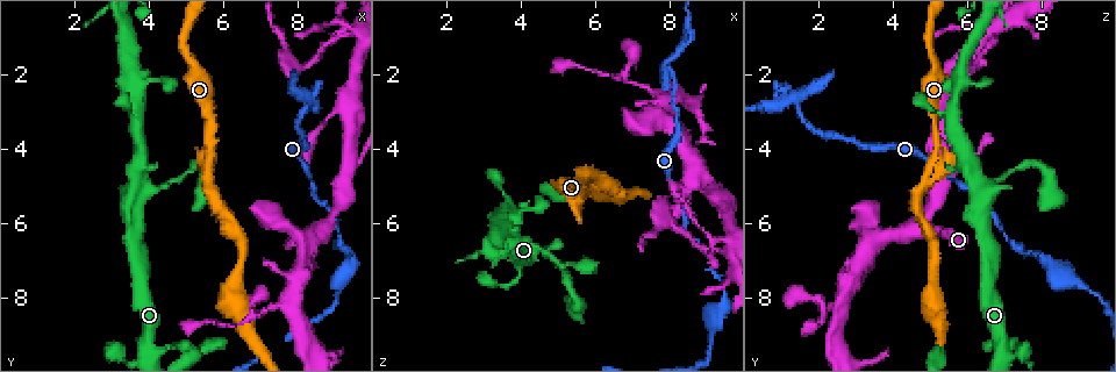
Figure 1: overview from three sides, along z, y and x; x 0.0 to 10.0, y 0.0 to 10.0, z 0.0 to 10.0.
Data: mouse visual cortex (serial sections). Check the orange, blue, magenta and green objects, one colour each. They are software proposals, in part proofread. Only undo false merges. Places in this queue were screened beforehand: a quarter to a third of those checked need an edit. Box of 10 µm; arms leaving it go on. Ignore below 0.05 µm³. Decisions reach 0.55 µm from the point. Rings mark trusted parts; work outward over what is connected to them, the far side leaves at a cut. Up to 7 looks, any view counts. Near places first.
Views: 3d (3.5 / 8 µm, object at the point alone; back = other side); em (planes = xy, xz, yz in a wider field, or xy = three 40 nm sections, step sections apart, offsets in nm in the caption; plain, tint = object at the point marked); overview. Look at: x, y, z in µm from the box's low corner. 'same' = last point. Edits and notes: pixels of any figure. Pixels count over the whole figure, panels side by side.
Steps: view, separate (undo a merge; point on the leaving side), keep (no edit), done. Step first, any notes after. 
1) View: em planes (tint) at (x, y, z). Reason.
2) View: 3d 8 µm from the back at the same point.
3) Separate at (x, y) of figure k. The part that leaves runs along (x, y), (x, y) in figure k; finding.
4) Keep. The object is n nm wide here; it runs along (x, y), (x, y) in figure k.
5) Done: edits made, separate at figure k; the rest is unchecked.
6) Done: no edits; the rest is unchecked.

View: 3d 8 µm at (9.35, 0.95, 6.70). Thick turns thin.

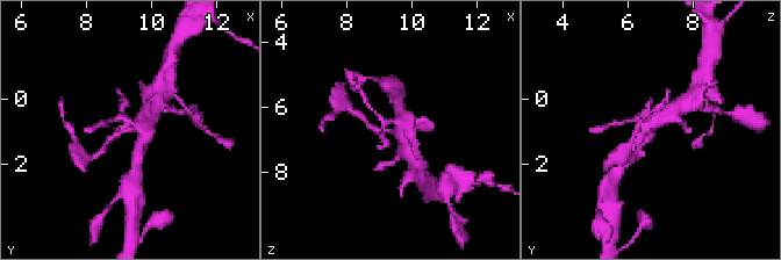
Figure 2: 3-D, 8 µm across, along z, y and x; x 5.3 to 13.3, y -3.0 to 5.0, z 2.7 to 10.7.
View: 3d 3.5 µm at the same point.

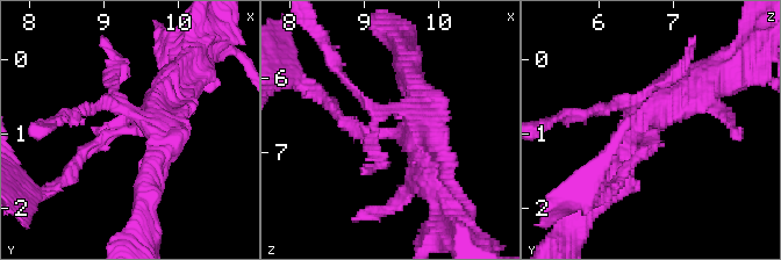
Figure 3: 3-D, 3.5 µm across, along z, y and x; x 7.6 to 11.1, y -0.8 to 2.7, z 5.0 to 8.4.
View: em xy step 5 (tint) at (9.40, 0.90, 6.75).

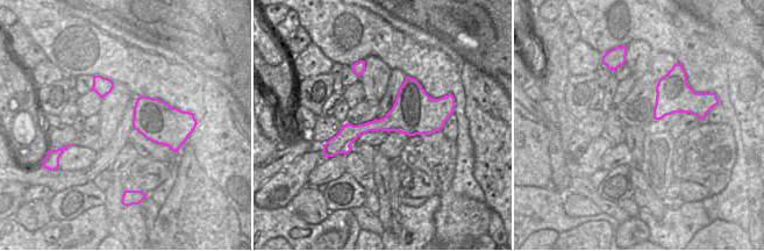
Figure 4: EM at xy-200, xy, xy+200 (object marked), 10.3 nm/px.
Keep. It runs along (417, 88), (424, 115), (396, 136), (336, 112) in figure 3; all the same cell.

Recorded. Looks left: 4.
View: 3d 3.5 µm at (8.15, 2.75, 1.45). Sharp bend.

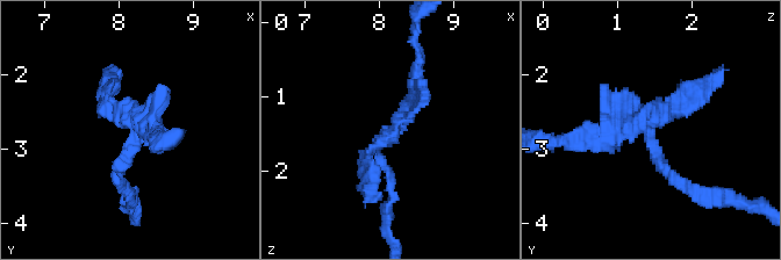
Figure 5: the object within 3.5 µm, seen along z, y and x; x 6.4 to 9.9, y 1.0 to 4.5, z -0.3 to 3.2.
View: em xy step 1 (tint) at (8.20, 2.80, 1.45).

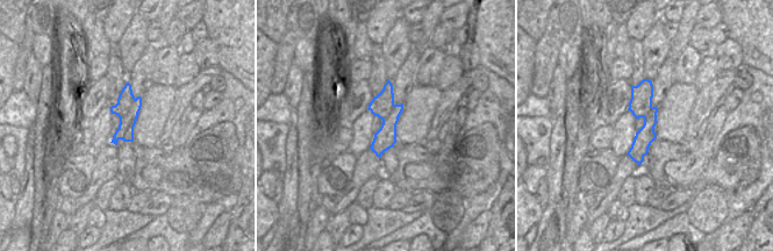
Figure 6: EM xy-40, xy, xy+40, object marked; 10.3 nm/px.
View: em xy step 3 (tint) at the same point.

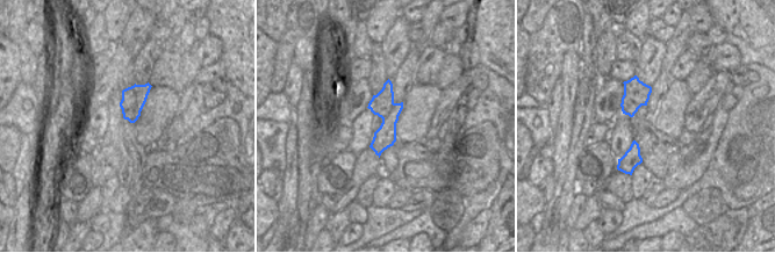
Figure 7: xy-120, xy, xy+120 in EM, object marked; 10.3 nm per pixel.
Separate at (101, 109) of figure 5. The object is 240 nm wide here; a border runs along (130, 87), (135, 94), (137, 118) in figure 7; two cells meet here.

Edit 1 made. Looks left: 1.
Done: edits made, separate at figure 5; the rest is unchecked.

